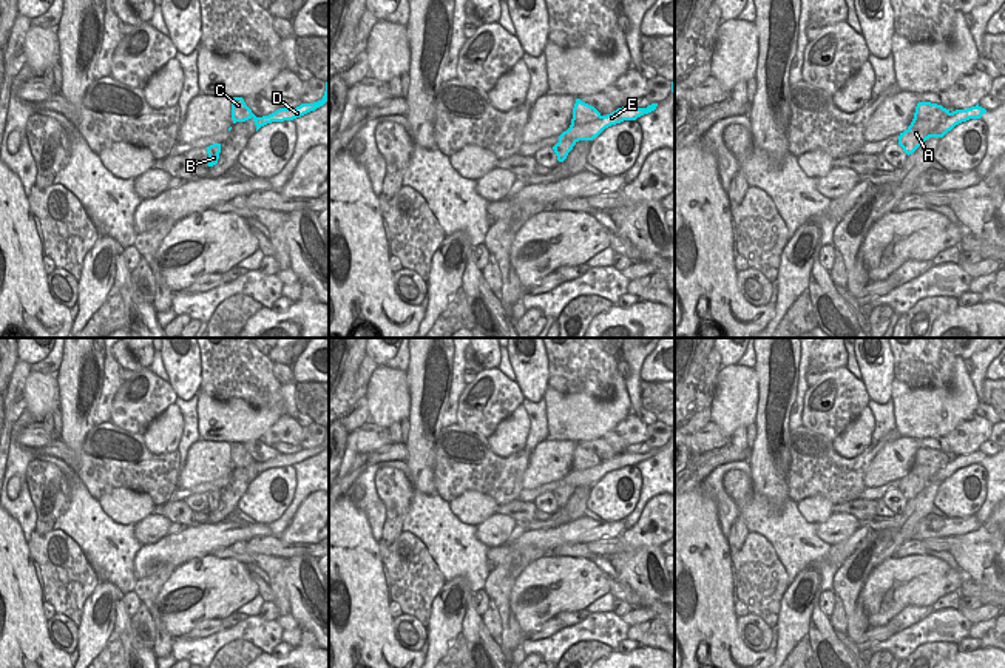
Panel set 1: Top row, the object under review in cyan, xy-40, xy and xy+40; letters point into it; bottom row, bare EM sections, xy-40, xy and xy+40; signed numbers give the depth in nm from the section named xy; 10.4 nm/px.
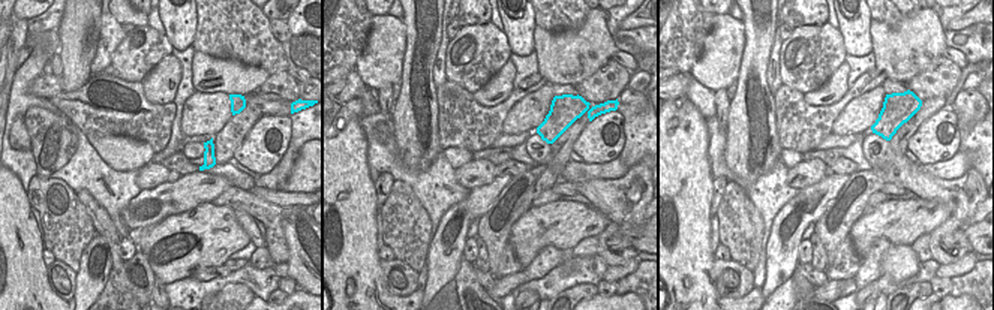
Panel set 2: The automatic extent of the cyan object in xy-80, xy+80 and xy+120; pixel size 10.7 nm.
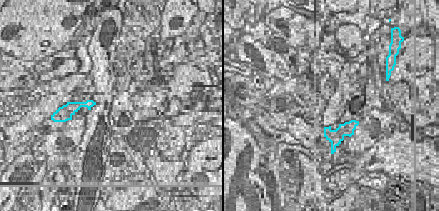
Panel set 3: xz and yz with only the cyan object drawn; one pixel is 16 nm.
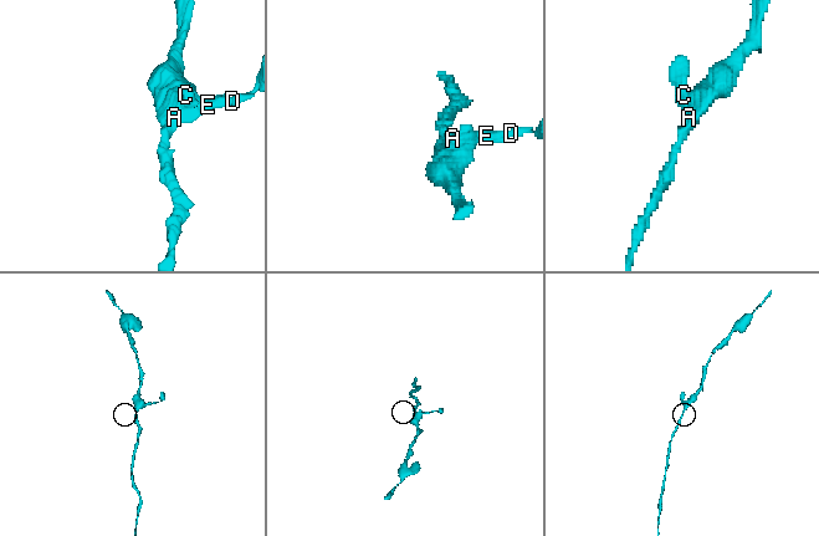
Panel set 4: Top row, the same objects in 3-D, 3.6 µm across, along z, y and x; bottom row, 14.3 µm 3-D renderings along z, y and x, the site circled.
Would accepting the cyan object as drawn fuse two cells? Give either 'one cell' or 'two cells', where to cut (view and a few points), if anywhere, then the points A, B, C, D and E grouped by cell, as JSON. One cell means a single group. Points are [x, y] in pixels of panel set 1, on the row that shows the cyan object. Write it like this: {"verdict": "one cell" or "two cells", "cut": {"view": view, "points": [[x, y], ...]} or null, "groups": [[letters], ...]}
{"verdict": "two cells", "cut": {"view": "xy", "points": [[602, 116], [573, 125], [564, 136]]}, "groups": [["A", "B", "C"], ["D", "E"]]}

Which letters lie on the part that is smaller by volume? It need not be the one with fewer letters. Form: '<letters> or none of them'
D, E

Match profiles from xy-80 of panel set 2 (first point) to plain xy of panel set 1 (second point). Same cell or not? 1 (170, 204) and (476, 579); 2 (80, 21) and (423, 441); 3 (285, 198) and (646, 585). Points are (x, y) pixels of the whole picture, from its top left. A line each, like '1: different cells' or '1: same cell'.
1: different cells
2: same cell
3: different cells

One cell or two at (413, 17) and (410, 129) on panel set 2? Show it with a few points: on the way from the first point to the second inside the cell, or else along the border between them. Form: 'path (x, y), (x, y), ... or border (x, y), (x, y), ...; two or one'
path (413, 45), (408, 74), (410, 101); one

